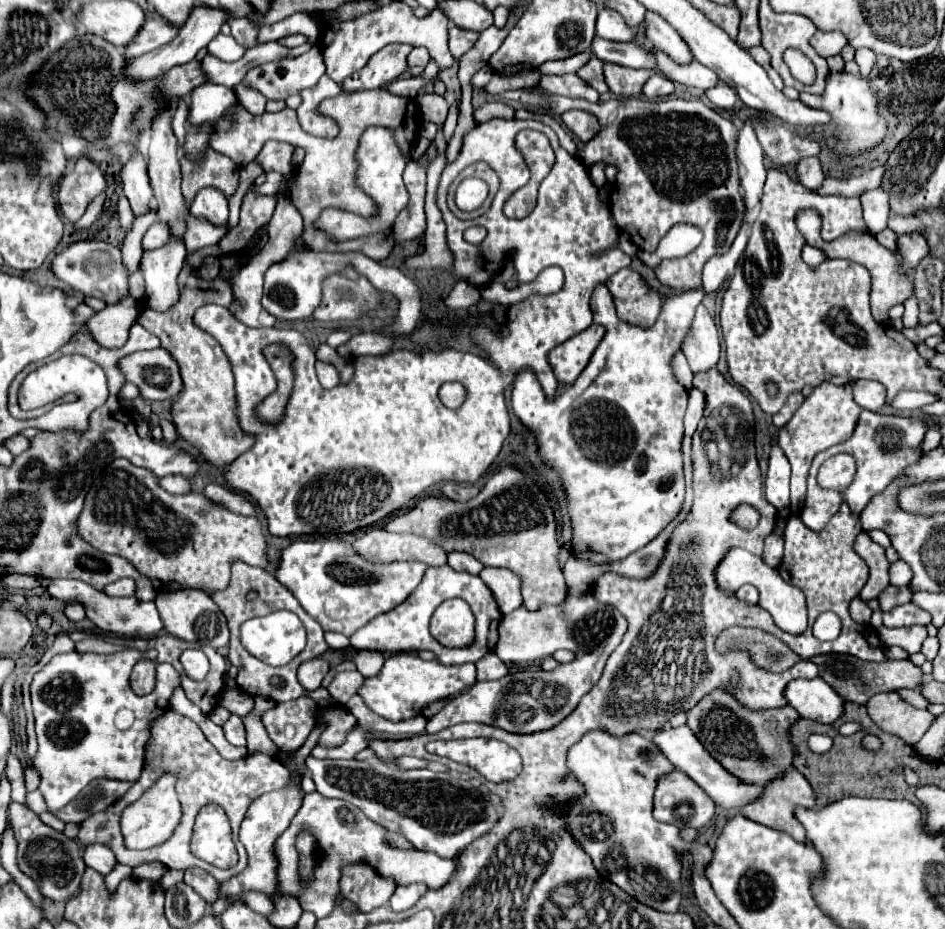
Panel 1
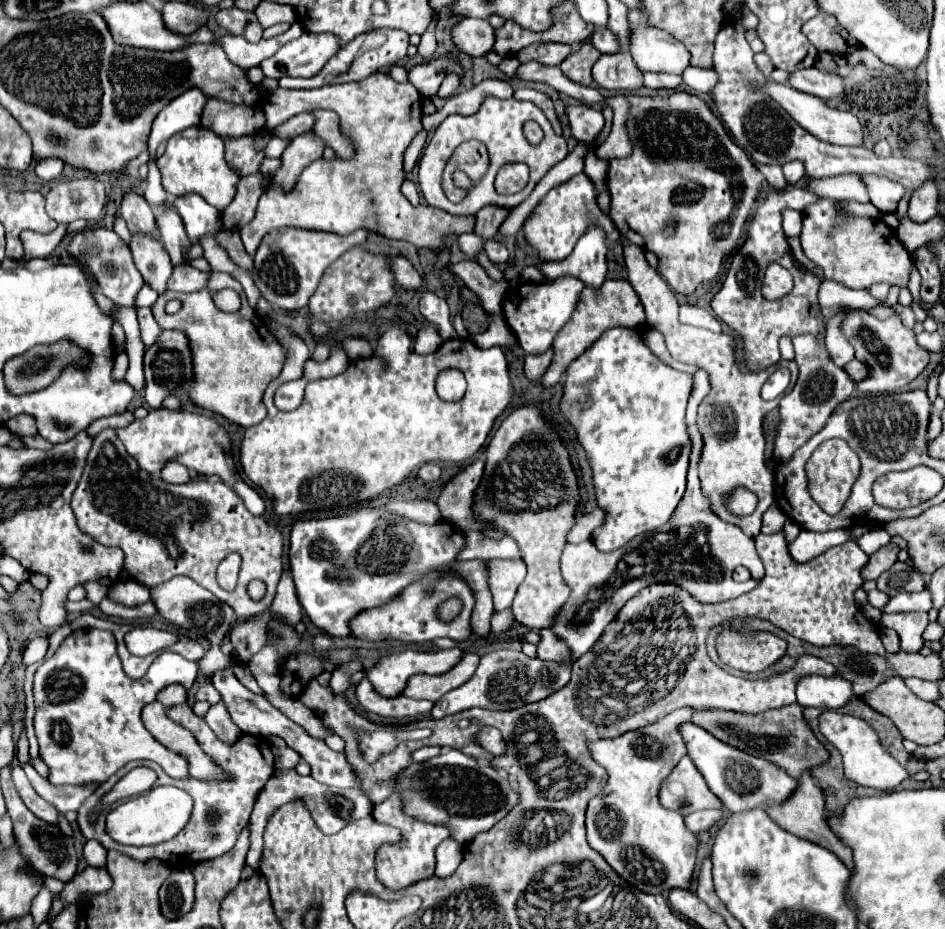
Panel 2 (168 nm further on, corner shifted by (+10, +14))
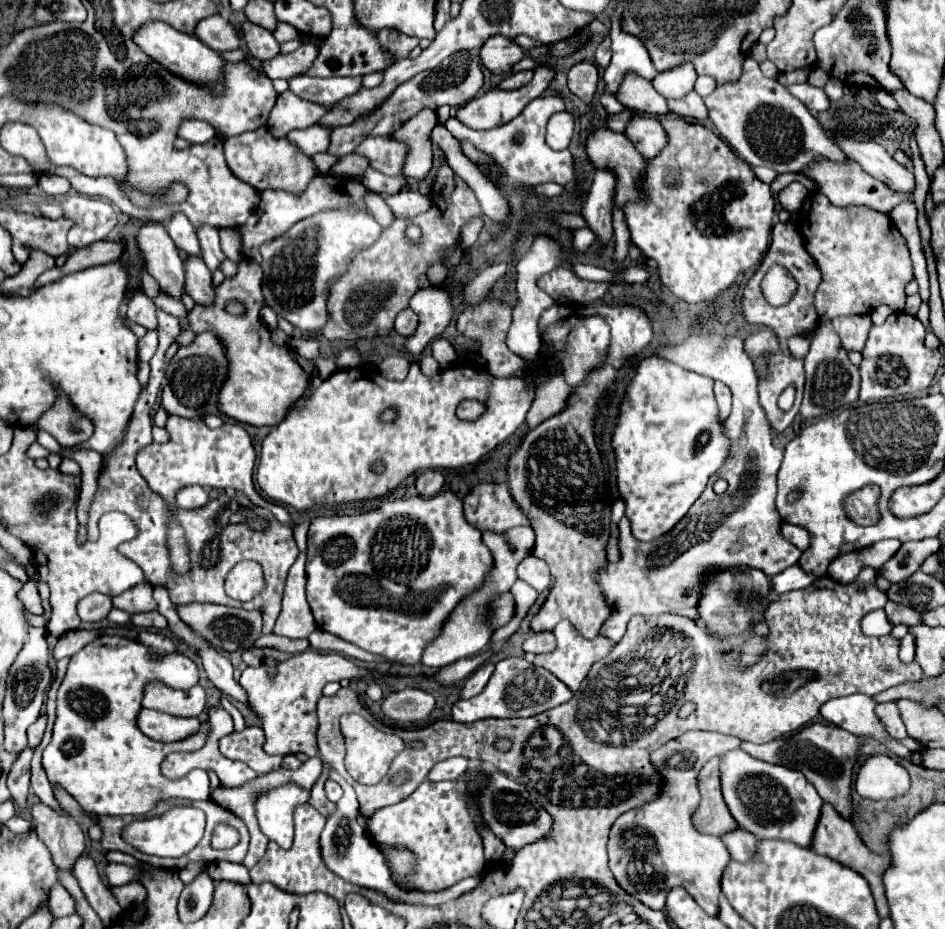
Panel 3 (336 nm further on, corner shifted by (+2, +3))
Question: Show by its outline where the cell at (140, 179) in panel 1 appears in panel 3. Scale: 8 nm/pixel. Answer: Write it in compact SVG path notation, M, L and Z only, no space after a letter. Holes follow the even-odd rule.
M146 223L138 229L136 241L146 261L146 271L158 281L160 291L180 299L184 293L184 261L166 229L160 223Z

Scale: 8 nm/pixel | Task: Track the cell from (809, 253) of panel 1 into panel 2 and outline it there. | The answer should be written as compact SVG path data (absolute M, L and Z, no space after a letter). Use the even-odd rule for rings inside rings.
M784 210L782 212L782 224L784 224L786 236L800 236L802 214L800 212L792 212L792 210Z

